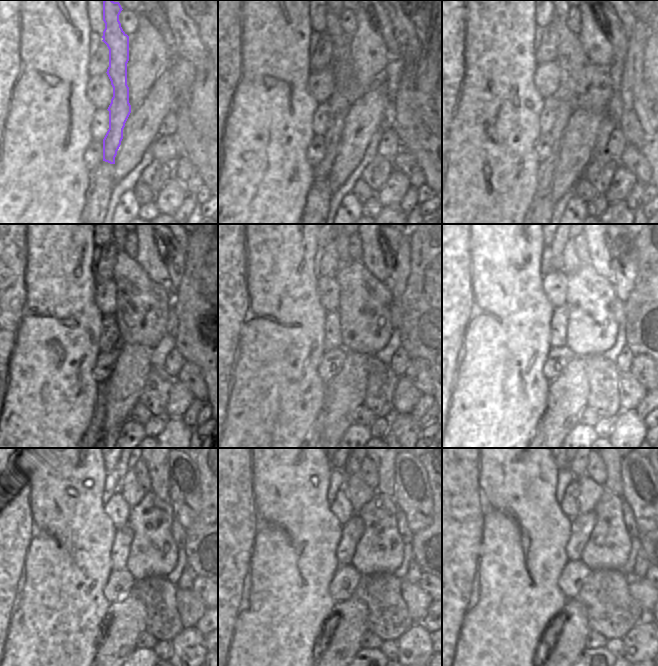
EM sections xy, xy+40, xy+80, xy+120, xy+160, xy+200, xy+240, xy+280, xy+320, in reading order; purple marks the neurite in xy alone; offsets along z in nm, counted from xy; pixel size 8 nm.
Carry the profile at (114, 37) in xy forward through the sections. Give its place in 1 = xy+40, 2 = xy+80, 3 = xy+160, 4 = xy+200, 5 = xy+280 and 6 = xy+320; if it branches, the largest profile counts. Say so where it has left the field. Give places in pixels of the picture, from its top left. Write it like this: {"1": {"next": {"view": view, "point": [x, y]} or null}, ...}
{"1": {"next": {"view": "xy+40", "point": [348, 89]}}, "2": {"next": {"view": "xy+80", "point": [583, 85]}}, "3": {"next": {"view": "xy+160", "point": [364, 302]}}, "4": {"next": {"view": "xy+200", "point": [591, 327]}}, "5": {"next": {"view": "xy+280", "point": [380, 549]}}, "6": {"next": {"view": "xy+320", "point": [608, 546]}}}

